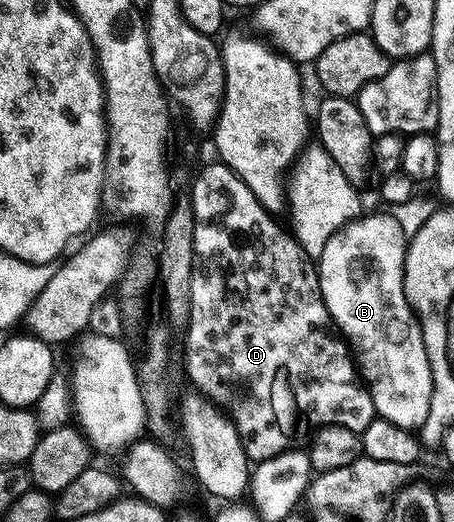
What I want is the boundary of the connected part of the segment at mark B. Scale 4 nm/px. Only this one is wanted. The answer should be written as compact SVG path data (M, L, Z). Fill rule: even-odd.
M391 213L361 216L345 224L318 259L320 291L333 323L346 339L379 417L416 432L424 425L432 369L420 322L404 291L406 237Z

